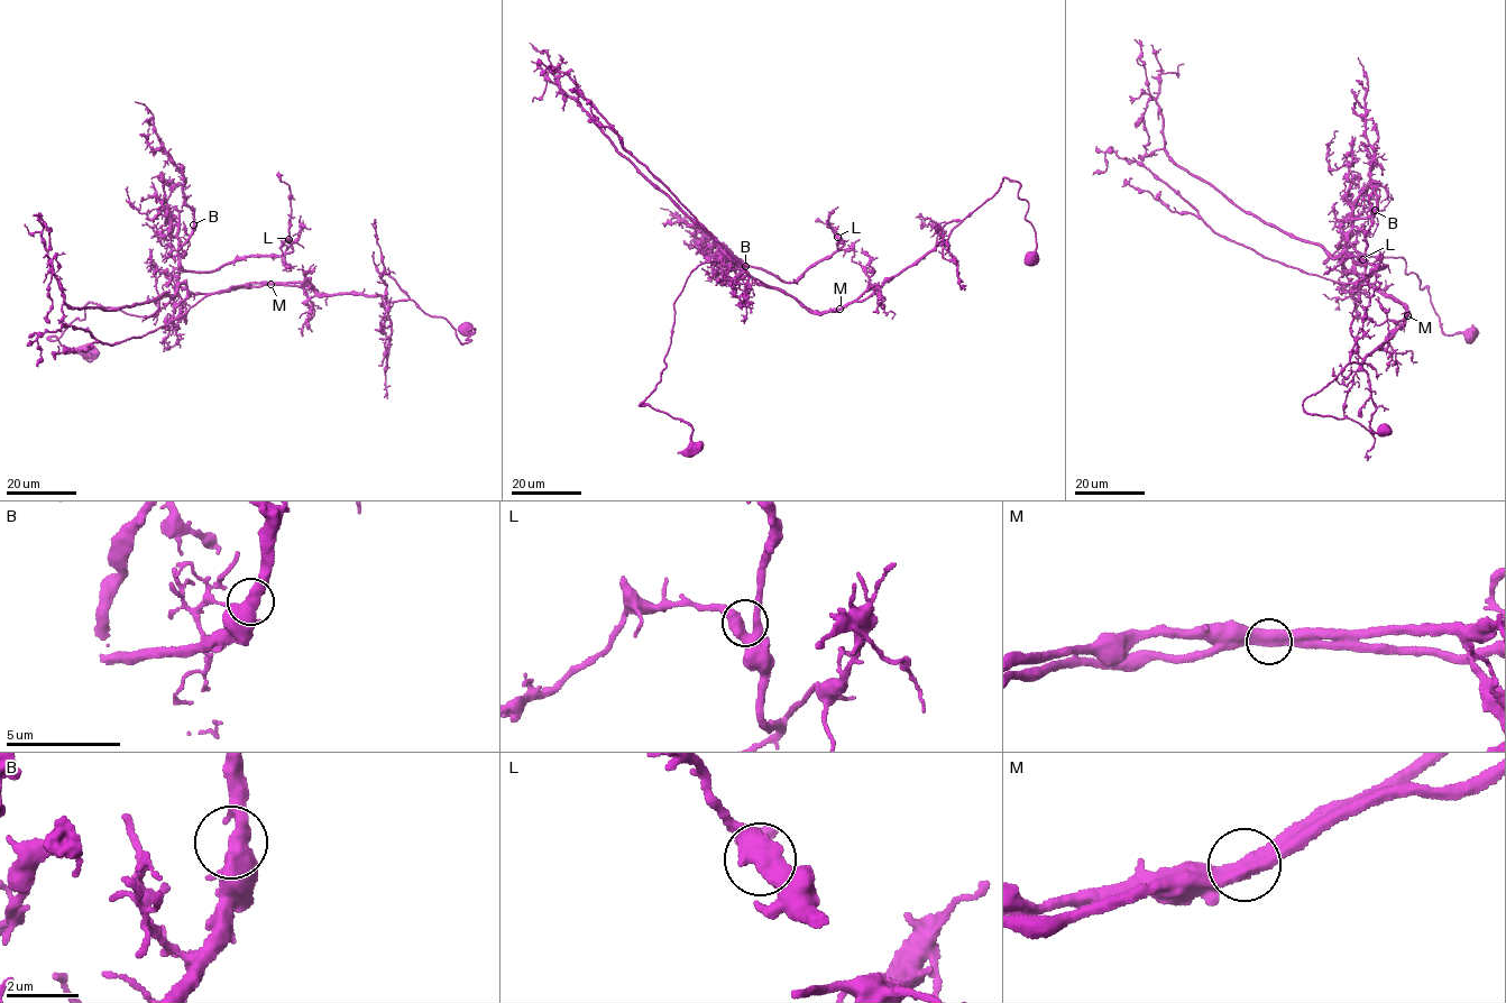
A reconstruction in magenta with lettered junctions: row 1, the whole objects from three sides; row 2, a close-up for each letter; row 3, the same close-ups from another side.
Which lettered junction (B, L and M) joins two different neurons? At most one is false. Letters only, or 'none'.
M

